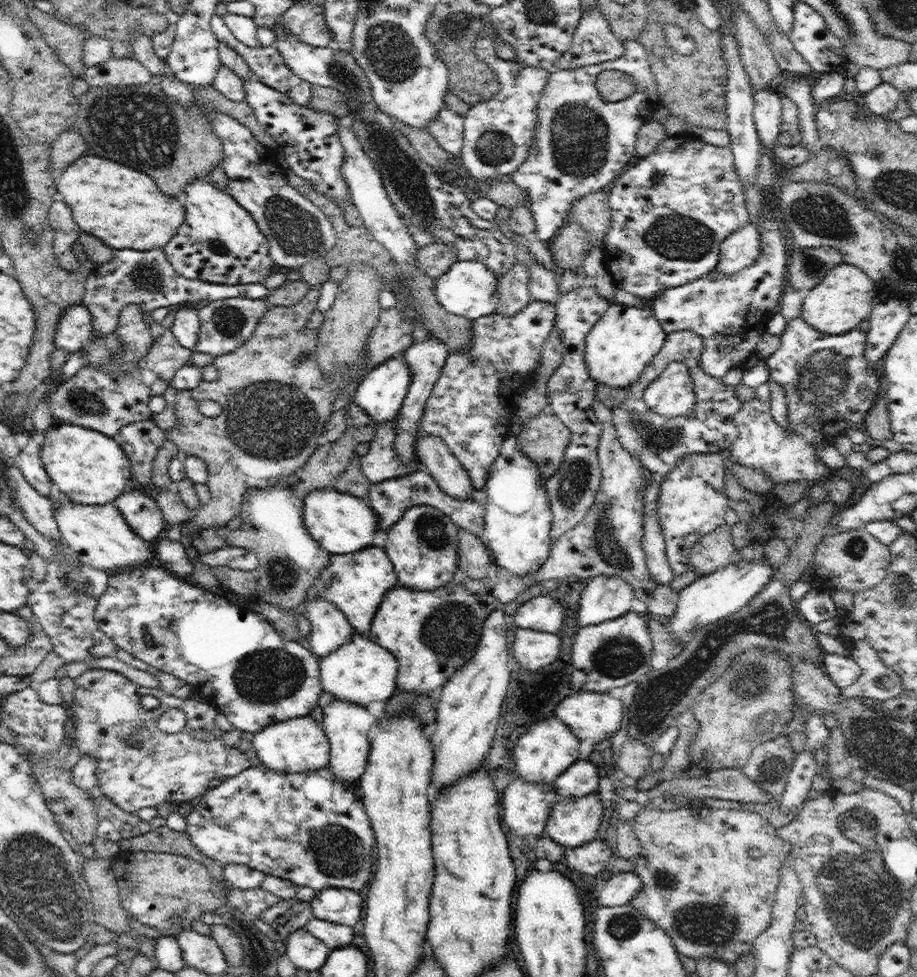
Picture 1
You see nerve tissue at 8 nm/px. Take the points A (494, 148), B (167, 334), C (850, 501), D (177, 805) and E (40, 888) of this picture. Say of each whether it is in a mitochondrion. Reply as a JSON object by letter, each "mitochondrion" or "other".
{"A":"mitochondrion","B":"other","C":"other","D":"other","E":"mitochondrion"}

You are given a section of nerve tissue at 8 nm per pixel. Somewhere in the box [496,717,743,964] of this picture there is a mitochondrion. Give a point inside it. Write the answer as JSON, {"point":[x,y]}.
{"point":[622,926]}

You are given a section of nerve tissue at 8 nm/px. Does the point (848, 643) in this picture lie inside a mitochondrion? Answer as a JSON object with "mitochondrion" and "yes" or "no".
{"mitochondrion":"no"}

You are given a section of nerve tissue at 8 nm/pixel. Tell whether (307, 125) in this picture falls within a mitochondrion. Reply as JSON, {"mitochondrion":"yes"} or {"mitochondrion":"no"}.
{"mitochondrion":"no"}

